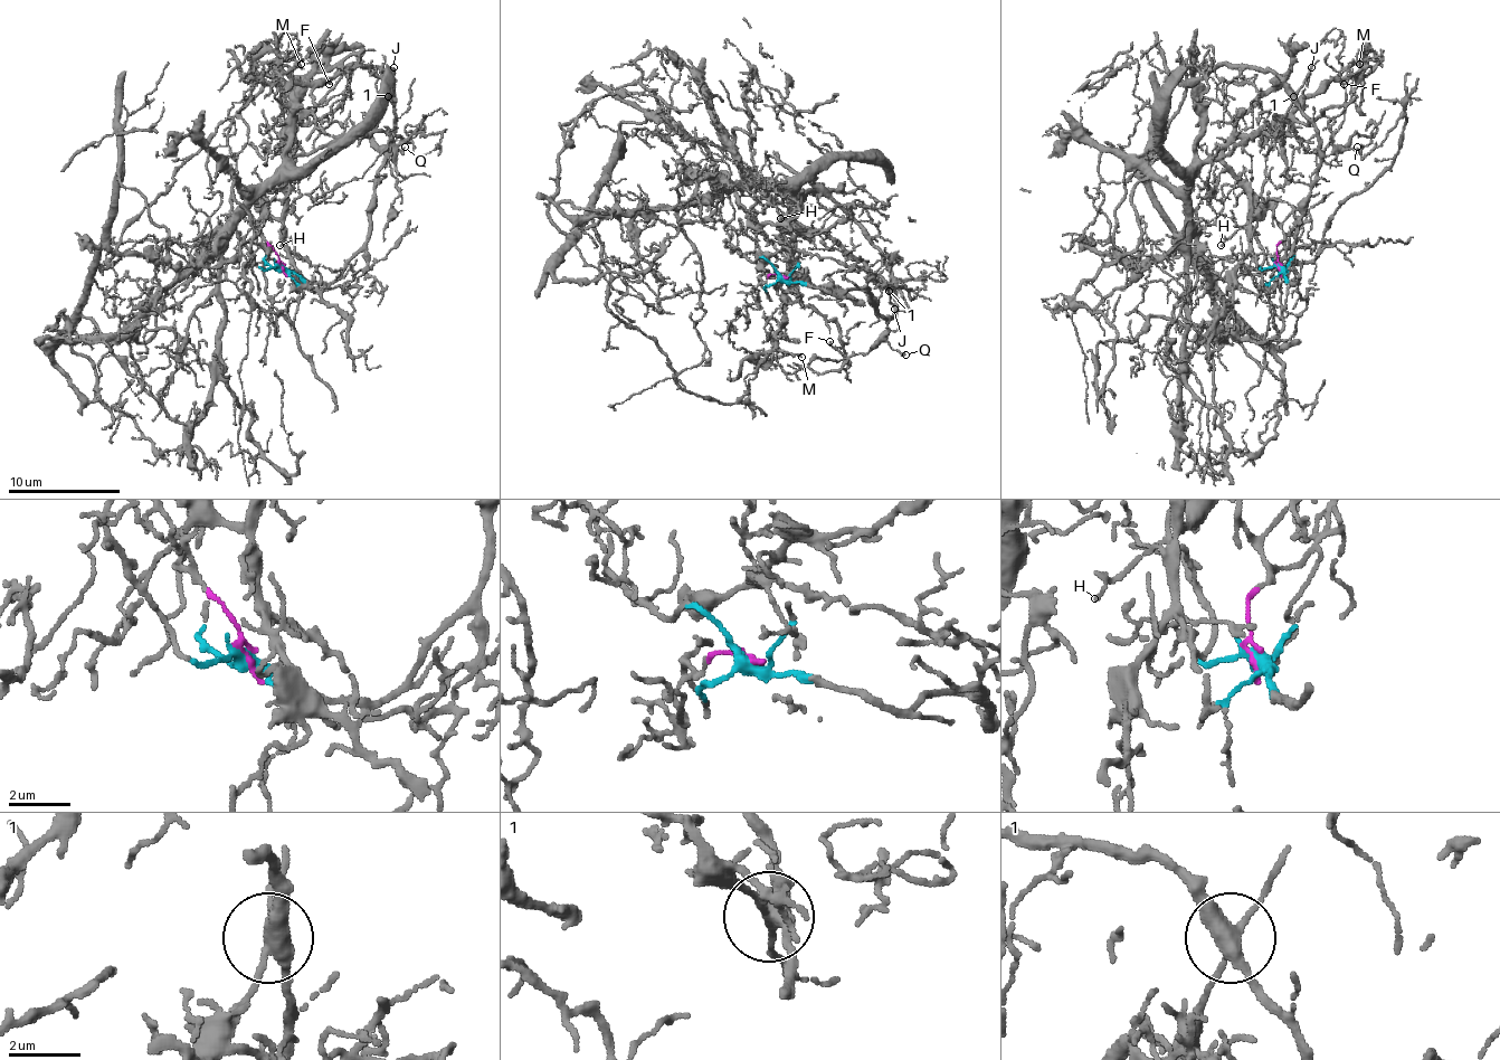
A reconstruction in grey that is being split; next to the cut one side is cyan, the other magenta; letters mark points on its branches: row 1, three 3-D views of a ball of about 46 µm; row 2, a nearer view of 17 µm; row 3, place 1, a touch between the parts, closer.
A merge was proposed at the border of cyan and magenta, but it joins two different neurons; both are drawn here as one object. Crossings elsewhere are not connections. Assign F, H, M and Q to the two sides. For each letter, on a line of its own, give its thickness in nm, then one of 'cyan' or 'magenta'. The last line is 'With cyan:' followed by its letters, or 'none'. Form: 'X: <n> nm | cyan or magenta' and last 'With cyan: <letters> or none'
F: 130 nm | cyan
H: 150 nm | magenta
M: 150 nm | magenta
Q: 180 nm | cyan
With cyan: F, Q

